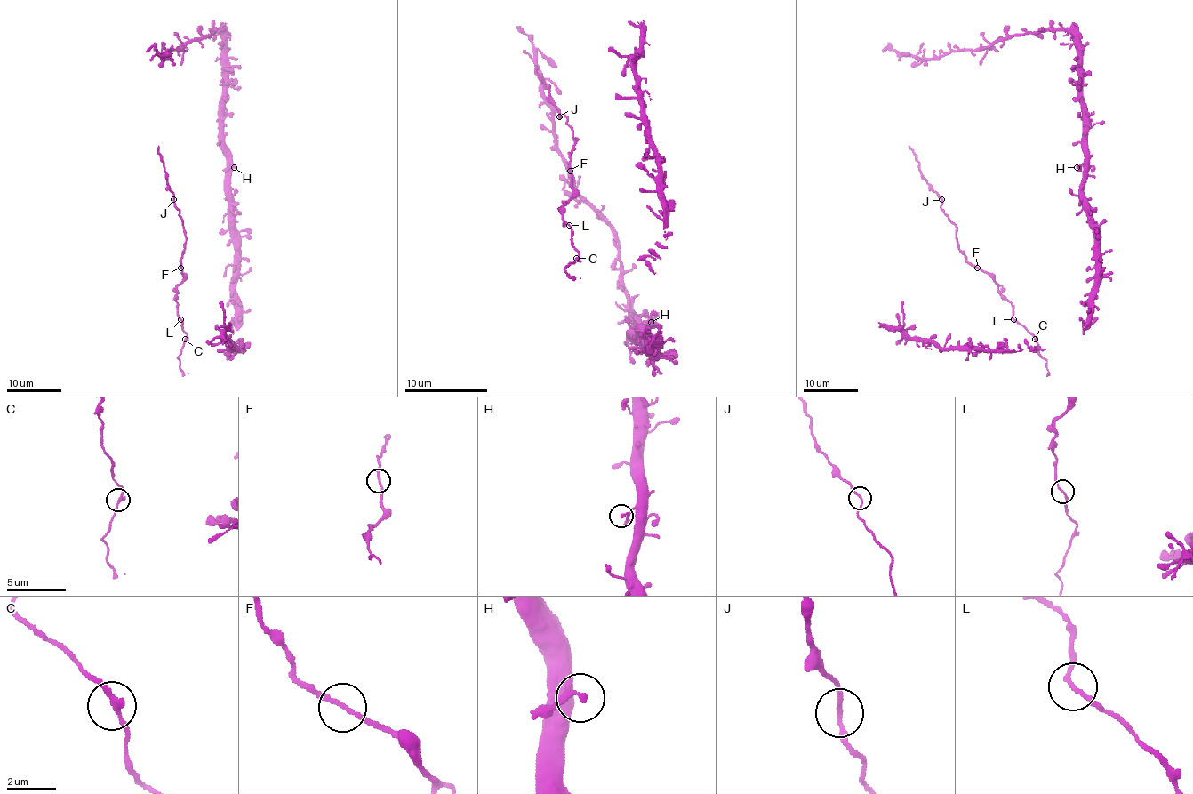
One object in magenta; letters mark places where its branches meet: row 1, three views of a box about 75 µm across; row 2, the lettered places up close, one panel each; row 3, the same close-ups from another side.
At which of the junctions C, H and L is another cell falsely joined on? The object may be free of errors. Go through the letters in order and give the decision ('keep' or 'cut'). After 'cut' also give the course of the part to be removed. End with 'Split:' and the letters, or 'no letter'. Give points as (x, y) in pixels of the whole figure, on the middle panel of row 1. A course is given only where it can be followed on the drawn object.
C: keep
H: keep
L: keep
Split: no letter

